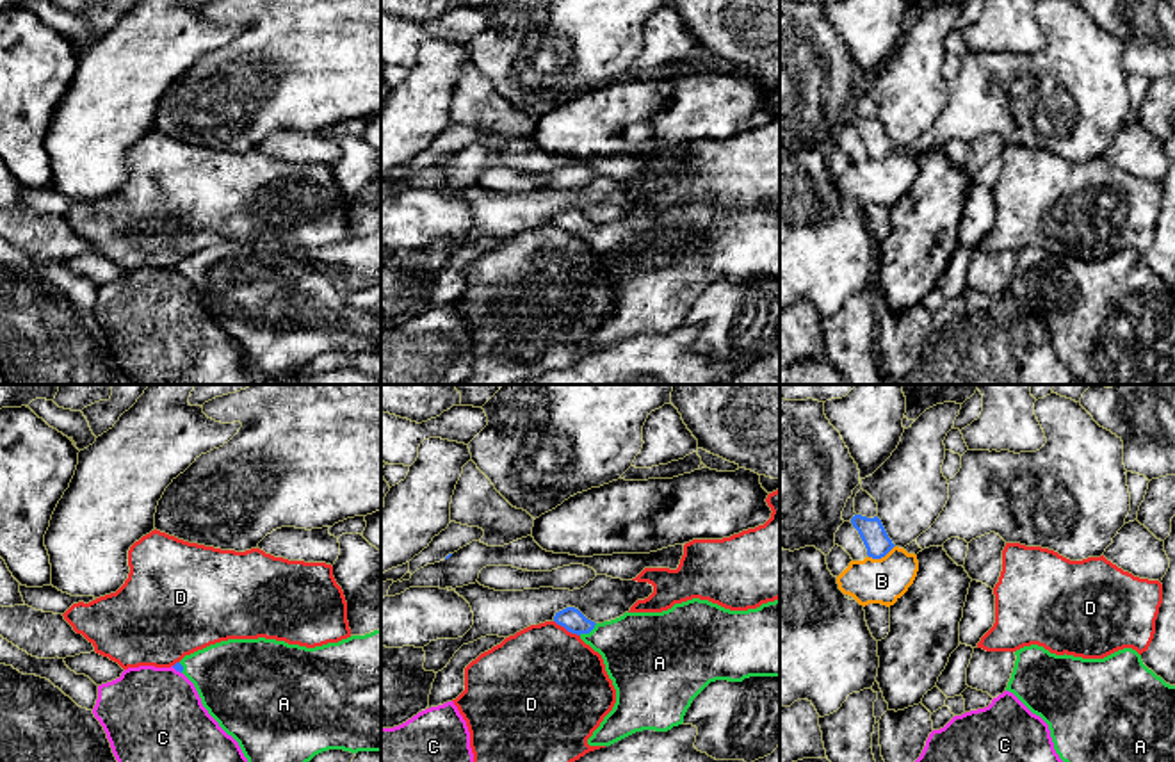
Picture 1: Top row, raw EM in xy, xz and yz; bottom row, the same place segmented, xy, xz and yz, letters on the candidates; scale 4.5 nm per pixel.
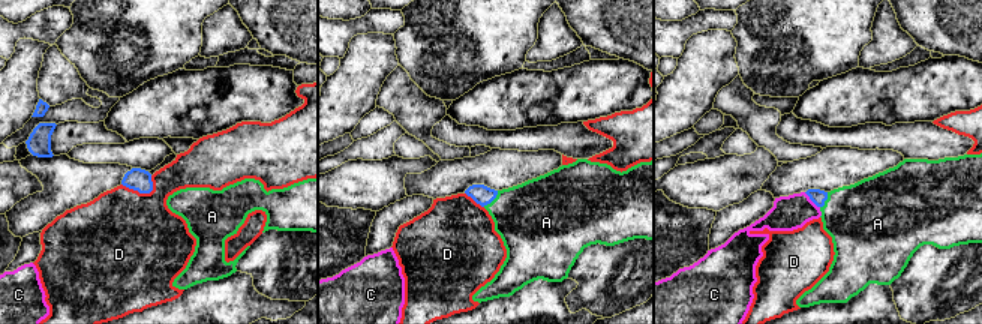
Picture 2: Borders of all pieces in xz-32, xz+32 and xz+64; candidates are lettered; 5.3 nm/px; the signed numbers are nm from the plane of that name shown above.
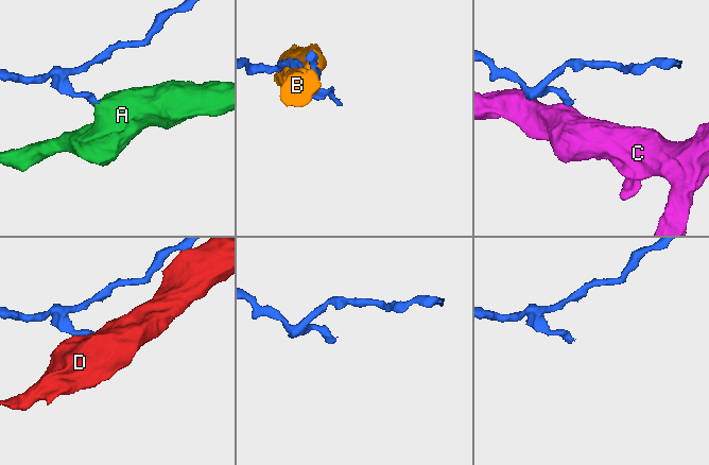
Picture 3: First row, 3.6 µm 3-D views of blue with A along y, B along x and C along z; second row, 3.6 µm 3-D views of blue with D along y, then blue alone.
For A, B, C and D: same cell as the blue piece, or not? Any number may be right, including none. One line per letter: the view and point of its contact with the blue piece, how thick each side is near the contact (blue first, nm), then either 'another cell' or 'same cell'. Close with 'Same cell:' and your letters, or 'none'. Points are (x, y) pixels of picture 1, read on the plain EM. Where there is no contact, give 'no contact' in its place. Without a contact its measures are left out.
A: contact xz (588, 234); calibres 100 and 340 nm; same cell
B: contact yz (882, 157); calibres 120 and 200 nm; another cell
C: contact xy (177, 271); calibres 40 and 460 nm; another cell
D: contact xz (567, 230); calibres 100 and 480 nm; another cell
Same cell: A

